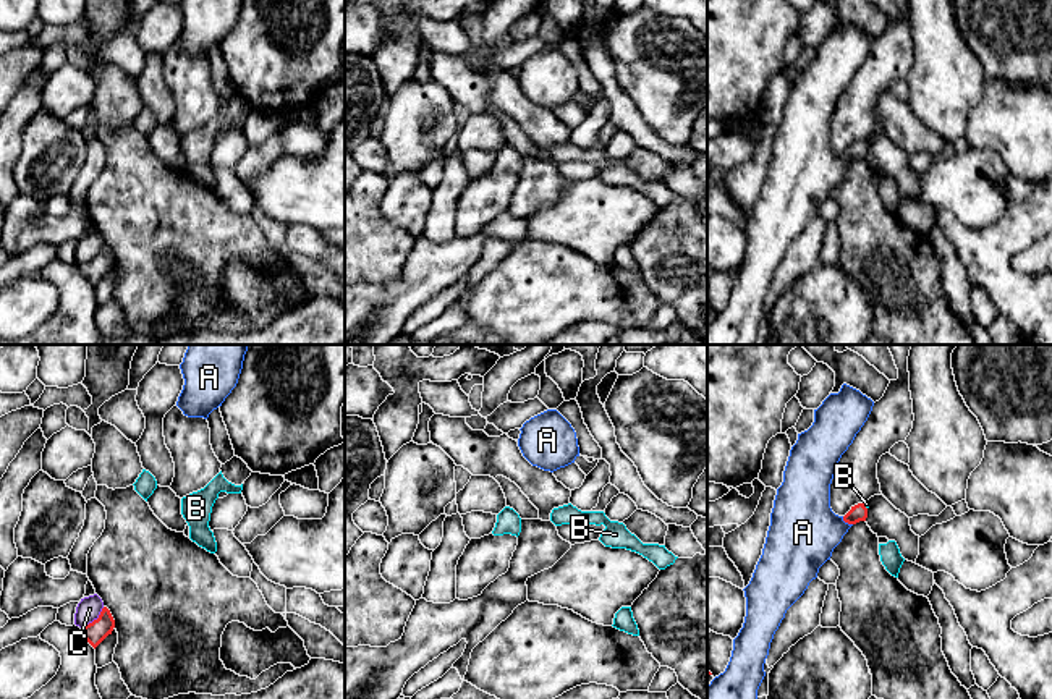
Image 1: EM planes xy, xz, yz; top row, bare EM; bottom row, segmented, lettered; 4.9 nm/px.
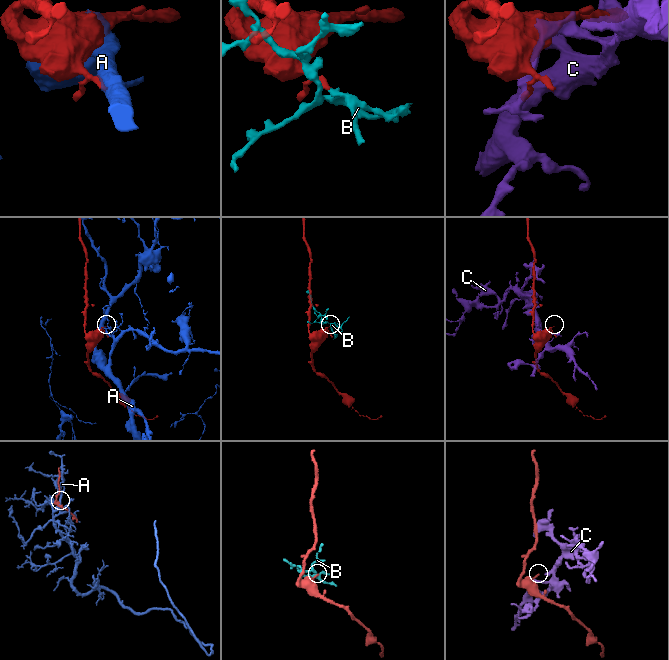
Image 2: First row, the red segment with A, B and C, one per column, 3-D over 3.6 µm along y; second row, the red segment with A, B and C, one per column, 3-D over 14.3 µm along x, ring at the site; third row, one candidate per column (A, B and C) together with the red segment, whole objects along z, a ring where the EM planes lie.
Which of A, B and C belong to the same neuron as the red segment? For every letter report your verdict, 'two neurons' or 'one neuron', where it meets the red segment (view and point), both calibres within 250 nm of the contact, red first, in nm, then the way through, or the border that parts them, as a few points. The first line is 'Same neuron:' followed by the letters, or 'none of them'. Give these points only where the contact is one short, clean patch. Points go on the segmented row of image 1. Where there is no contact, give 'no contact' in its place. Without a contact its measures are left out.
Same neuron: B
A: two neurons; meets red in yz at (847, 521); 80 nm thick on the red side, 340 nm on the other
B: one neuron; meets red in yz at (865, 507); 80 nm thick on the red side, 20 nm on the other; runs through yz (858, 513), (865, 507), (866, 504)
C: two neurons; meets red in xy at (94, 620); 110 nm thick on the red side, 120 nm on the other

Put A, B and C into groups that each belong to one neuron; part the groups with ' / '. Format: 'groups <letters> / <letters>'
groups A / B / C

